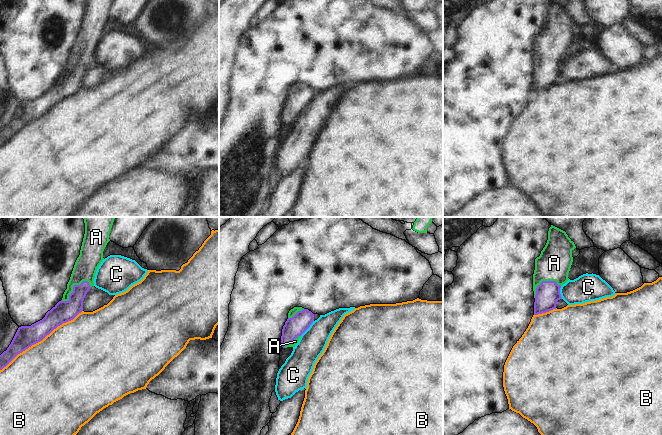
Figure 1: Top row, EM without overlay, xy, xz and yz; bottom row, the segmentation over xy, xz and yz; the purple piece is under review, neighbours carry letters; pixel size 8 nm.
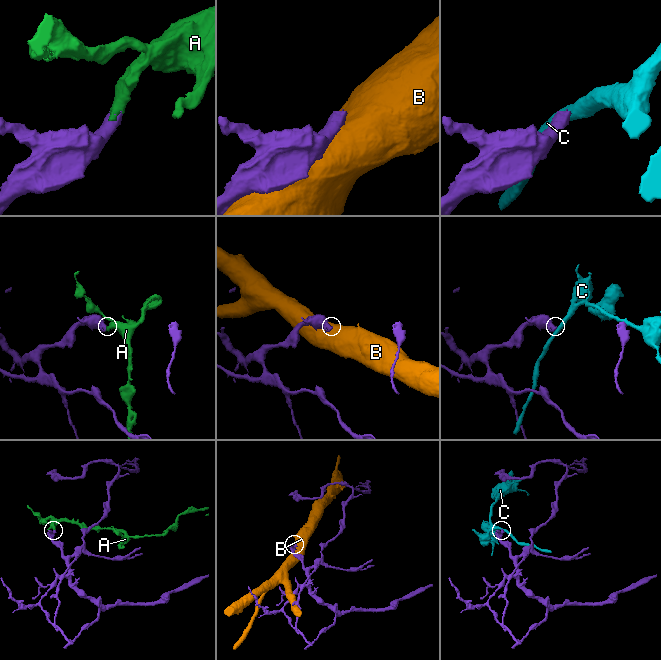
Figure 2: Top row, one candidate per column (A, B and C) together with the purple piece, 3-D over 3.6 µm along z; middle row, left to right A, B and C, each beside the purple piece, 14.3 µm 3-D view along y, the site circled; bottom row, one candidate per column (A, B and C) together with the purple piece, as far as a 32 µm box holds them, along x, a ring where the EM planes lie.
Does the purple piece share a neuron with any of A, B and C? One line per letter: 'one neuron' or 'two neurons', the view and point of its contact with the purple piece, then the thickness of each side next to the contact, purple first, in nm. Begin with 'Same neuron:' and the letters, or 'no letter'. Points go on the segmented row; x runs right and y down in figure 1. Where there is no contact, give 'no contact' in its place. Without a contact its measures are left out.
Same neuron: A
A: one neuron; meets purple in xy at (73, 288); 170 nm thick on the purple side, 180 nm on the other
B: two neurons; meets purple in xy at (41, 340); 170 nm thick on the purple side, 500 nm on the other
C: two neurons; meets purple in xz at (307, 328); 160 nm thick on the purple side, 220 nm on the other

